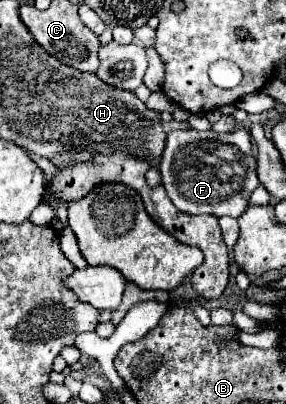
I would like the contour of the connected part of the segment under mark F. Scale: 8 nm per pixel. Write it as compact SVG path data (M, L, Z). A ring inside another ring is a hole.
M195 129L173 131L167 135L167 143L159 161L159 171L167 195L179 211L189 215L215 215L215 217L229 215L235 219L247 209L249 195L259 185L255 169L257 161L251 151L249 133L245 129L237 129L231 133L213 133L213 131L195 131Z

